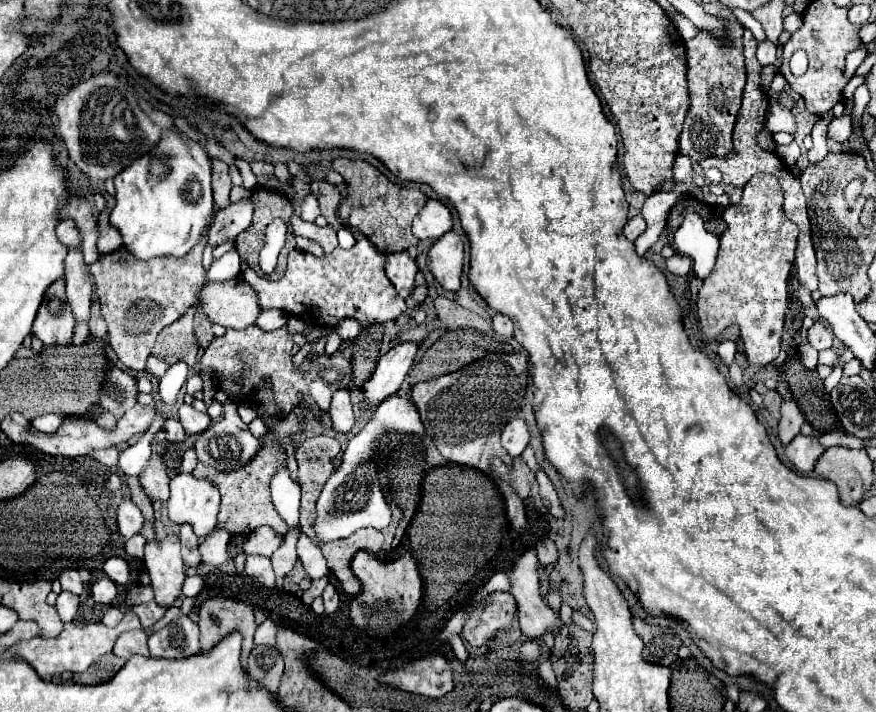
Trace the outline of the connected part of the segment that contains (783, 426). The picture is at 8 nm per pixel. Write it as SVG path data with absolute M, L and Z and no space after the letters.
M792 399L782 401L782 419L778 423L778 437L784 445L788 445L800 433L802 423L804 423L804 415L800 407Z

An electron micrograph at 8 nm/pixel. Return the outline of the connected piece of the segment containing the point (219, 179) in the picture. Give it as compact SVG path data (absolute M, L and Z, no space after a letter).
M214 159L212 161L212 191L214 191L214 207L226 209L230 205L230 177L228 177L228 165L224 161Z

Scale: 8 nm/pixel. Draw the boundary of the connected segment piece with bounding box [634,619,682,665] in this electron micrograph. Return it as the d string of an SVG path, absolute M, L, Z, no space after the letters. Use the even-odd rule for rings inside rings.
M634 619L634 631L644 641L644 659L656 665L672 665L676 661L676 653L680 649L680 637L666 635L662 627L648 625L642 619Z

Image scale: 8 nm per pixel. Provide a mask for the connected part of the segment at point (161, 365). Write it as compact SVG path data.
M150 356L147 361L147 374L150 376L162 377L169 367L170 365L167 362L155 356Z

